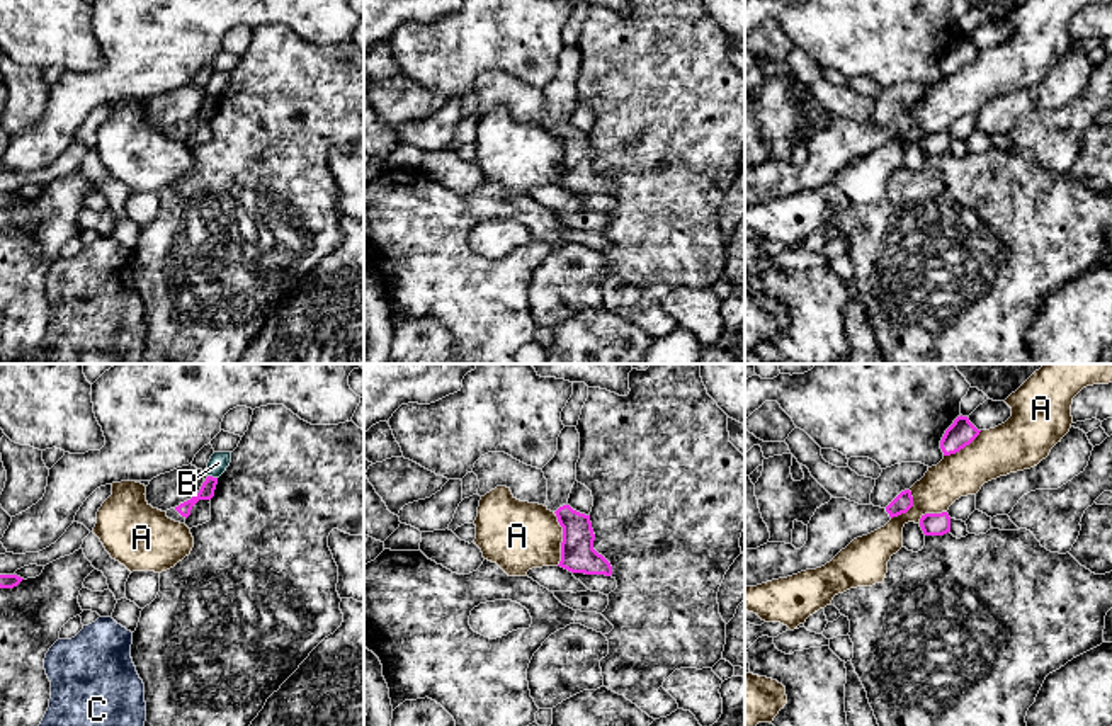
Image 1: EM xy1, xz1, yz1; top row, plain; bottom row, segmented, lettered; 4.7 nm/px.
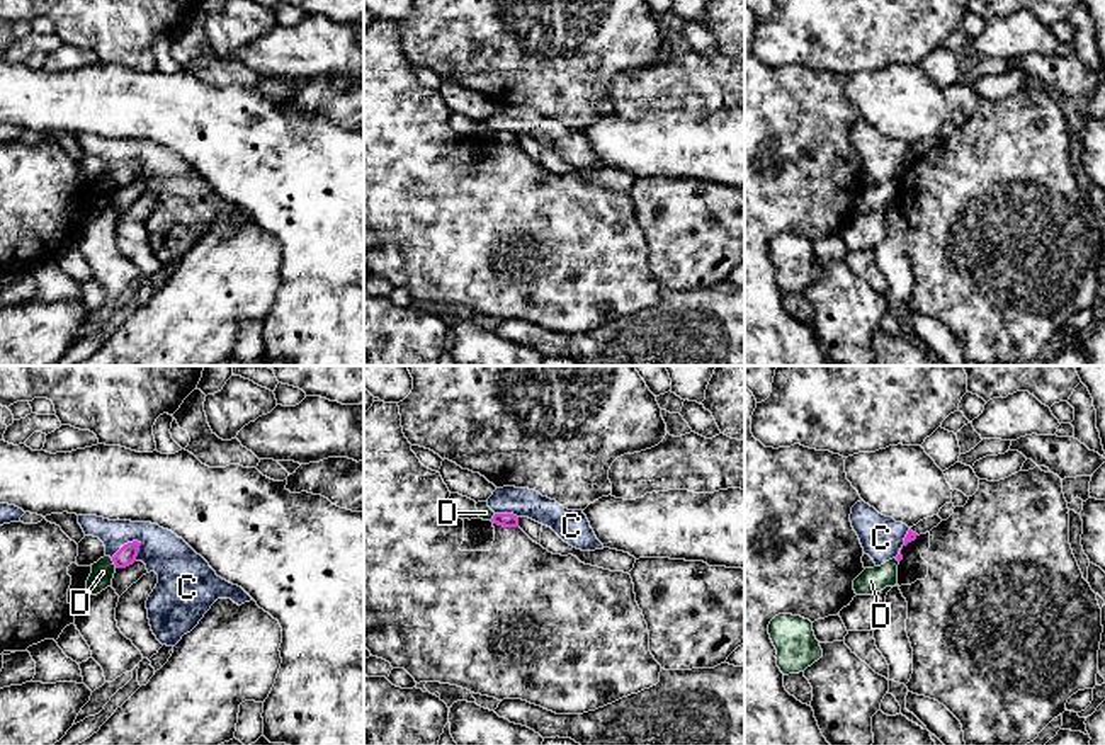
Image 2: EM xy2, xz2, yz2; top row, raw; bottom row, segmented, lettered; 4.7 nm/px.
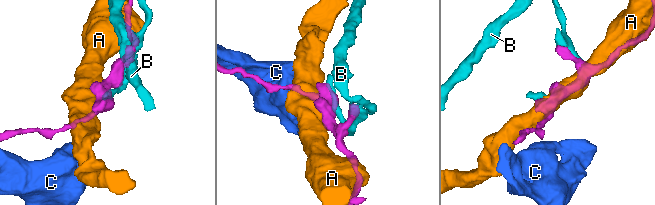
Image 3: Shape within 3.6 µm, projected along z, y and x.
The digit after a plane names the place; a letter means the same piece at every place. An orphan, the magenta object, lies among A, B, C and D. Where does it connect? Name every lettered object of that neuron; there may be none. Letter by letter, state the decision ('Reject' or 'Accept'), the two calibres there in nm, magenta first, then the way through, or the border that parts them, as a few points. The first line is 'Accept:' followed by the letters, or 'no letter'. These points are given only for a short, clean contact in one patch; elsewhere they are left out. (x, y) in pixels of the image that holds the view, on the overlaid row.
Accept: no letter
A: Reject. Thickness 160 nm (magenta) against 320 nm
B: Reject. Thickness 70 nm (magenta) against 90 nm
C: Reject. Thickness 90 nm (magenta) against 200 nm. Boundary: xy2 (141, 543), (124, 543), (111, 557)
D: Reject. Thickness 90 nm (magenta) against 110 nm. Boundary: xy2 (111, 558), (116, 567)

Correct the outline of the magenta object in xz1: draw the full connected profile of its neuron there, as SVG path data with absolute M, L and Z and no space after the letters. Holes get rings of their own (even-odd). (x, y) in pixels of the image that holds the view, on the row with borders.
M565 427L558 437L554 457L542 468L547 479L547 510L554 512L563 527L561 561L558 566L571 573L612 575L610 563L593 549L595 534L590 515L568 505L576 481L580 459L580 434L576 427Z

